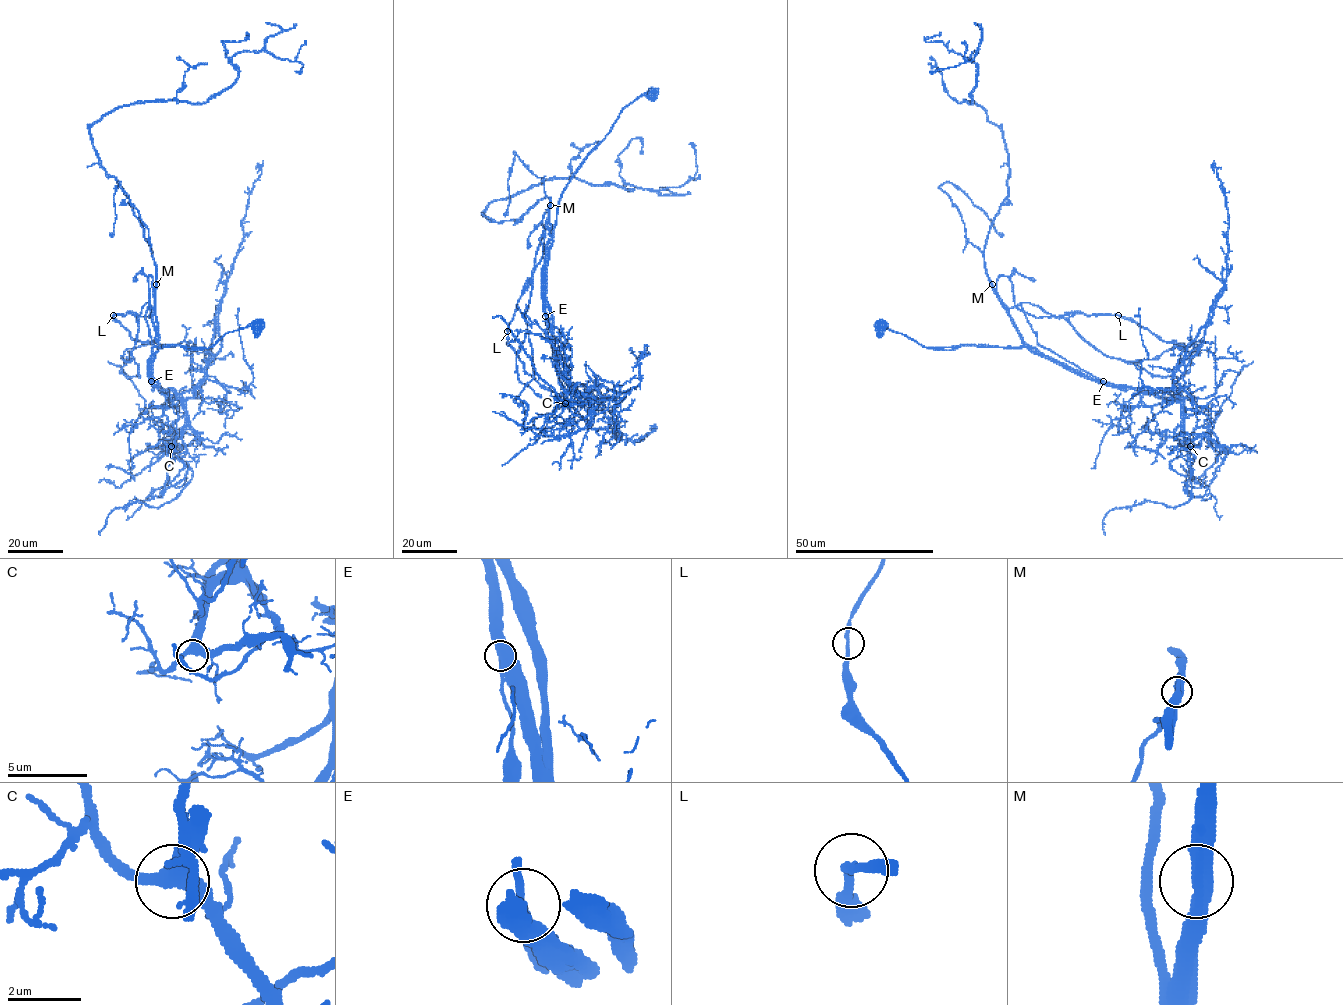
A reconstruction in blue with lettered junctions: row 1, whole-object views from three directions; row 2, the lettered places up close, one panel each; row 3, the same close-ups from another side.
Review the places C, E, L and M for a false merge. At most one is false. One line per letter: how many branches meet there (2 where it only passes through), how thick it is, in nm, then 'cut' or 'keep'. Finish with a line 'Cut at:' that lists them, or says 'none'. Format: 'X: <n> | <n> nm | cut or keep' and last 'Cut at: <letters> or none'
C: 3 | 420 nm | keep
E: 2 | 170 nm | keep
L: 2 | 240 nm | keep
M: 2 | 480 nm | cut
Cut at: M

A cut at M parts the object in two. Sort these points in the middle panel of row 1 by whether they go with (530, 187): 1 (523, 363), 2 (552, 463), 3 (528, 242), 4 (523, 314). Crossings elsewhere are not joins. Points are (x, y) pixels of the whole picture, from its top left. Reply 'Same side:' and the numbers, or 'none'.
Same side: 1, 3

